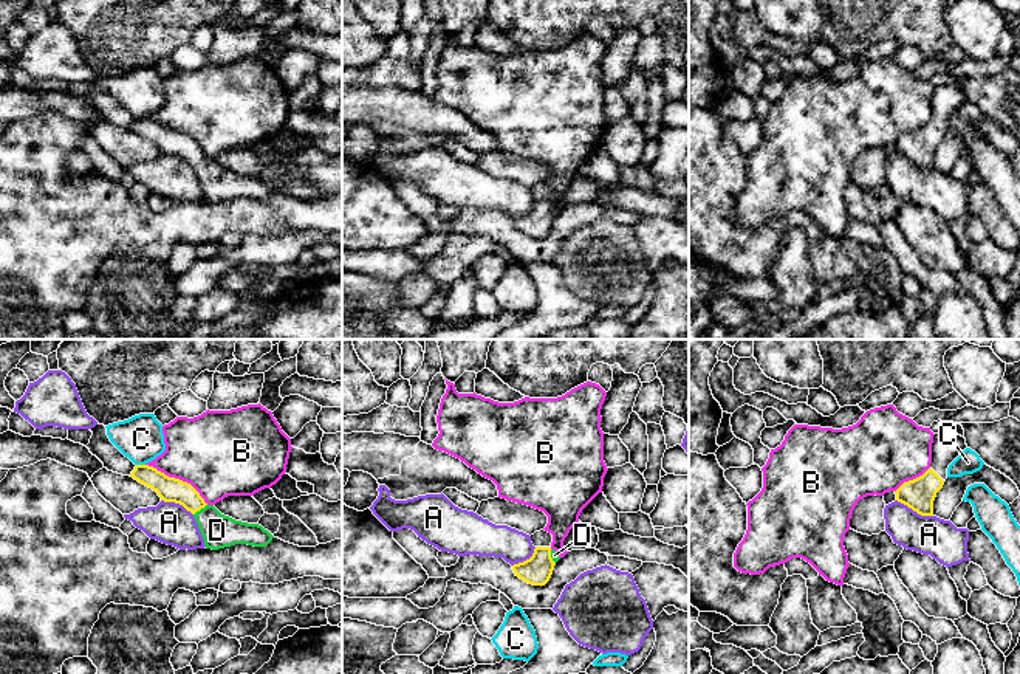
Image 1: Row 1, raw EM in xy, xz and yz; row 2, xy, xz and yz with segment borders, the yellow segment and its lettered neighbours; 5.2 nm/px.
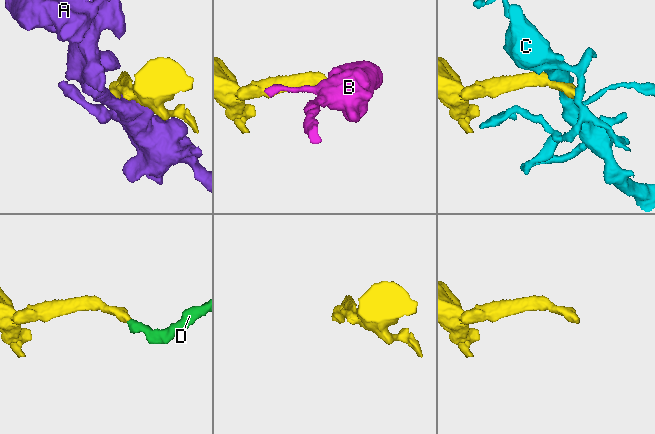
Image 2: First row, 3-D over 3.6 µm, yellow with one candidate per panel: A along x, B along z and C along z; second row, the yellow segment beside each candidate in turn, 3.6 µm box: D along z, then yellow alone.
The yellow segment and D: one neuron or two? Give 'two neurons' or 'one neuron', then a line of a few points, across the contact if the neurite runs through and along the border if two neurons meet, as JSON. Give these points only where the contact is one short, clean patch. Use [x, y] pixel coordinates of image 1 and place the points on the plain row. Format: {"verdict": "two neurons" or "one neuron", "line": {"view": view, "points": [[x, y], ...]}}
{"verdict": "one neuron", "line": {"view": "xy", "points": [[169, 141], [186, 147], [200, 161], [217, 183]]}}

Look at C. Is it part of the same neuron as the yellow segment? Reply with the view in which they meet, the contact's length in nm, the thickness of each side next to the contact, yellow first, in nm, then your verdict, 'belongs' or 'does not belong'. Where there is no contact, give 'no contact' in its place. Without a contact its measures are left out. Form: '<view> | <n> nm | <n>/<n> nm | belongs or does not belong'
xy | 50 nm | 130/240 nm | does not belong

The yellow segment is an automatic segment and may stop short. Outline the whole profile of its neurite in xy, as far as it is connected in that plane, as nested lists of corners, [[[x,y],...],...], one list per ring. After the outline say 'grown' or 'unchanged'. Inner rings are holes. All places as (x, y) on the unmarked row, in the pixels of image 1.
[[[136,118],[130,130],[156,144],[161,153],[180,156],[190,164],[206,201],[218,203],[235,197],[266,200],[274,191],[258,177],[221,167],[214,158],[207,158],[190,136],[169,130],[153,119]]]; grown

